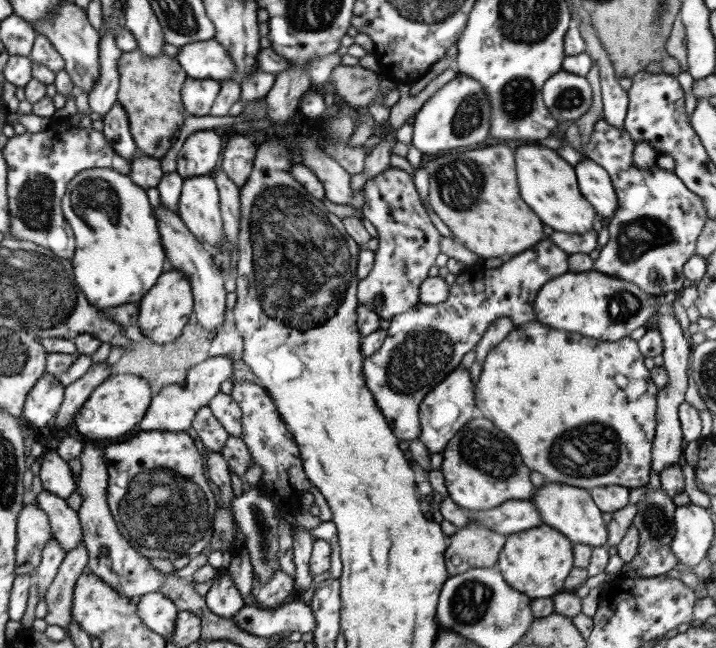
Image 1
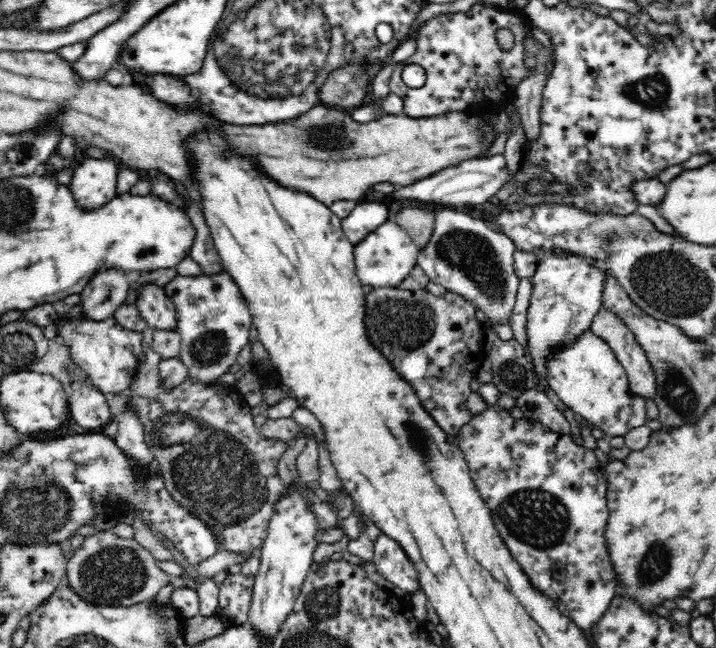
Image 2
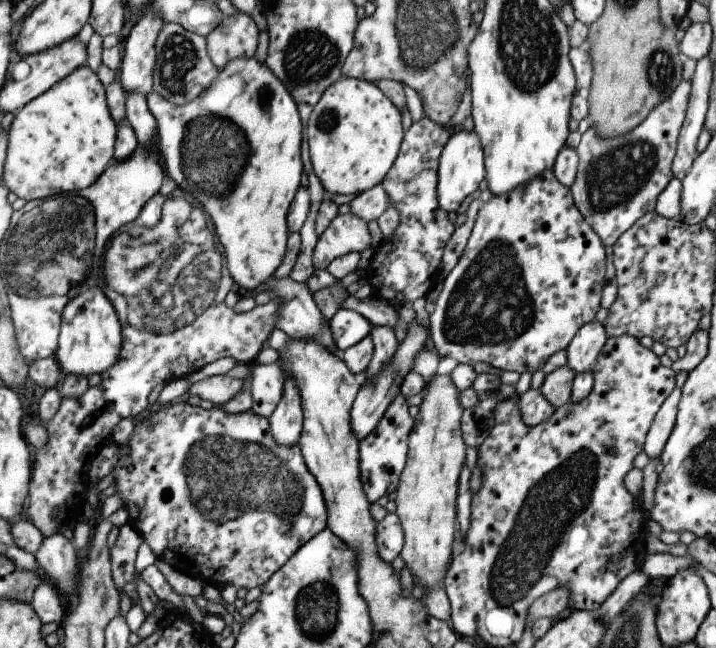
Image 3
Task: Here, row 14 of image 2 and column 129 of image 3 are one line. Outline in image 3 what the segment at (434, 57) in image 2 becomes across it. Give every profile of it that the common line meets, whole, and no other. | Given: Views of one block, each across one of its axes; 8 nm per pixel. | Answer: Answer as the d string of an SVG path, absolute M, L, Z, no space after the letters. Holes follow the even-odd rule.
M184 398L169 402L165 405L156 405L155 412L144 413L134 421L134 427L130 438L125 445L118 446L117 462L110 474L113 476L114 494L122 500L122 506L128 514L128 523L131 528L141 534L142 540L149 546L151 552L161 562L171 568L182 572L191 578L197 578L201 584L212 584L219 587L222 584L231 584L236 589L248 591L254 586L261 586L267 579L281 568L288 558L296 552L300 545L313 538L319 531L326 528L326 506L320 486L315 482L312 474L309 474L302 459L297 444L293 446L278 445L268 429L268 420L265 417L253 414L250 410L230 415L221 407L211 407L208 410L201 409L199 405L190 406Z

